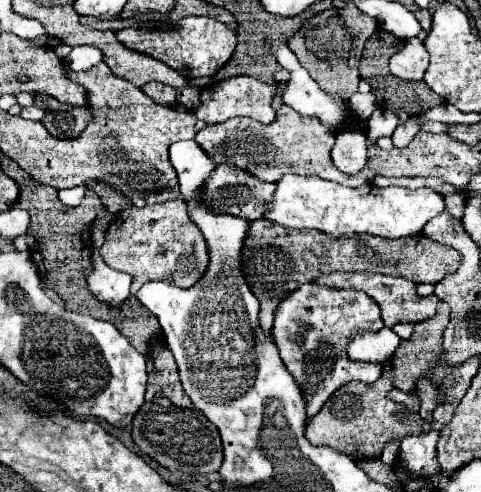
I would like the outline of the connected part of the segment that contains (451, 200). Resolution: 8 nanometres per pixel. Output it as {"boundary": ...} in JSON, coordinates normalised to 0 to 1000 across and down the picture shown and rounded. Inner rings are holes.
{"boundary":[[[946,392],[946,396],[925,396],[925,421],[933,425],[933,433],[938,433],[942,441],[958,445],[958,441],[963,441],[963,425],[967,425],[967,404],[963,404],[954,392]]]}

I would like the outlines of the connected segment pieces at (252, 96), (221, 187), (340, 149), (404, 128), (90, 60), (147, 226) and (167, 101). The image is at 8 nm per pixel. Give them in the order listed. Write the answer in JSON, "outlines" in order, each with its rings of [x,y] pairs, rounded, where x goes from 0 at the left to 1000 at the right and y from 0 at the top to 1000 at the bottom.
{"outlines":[[[[480,157],[455,169],[439,169],[418,181],[418,226],[405,226],[405,238],[426,246],[430,254],[468,250],[480,238],[522,238],[538,250],[568,250],[572,222],[563,217],[572,193],[572,173],[555,173],[534,165],[530,157]]],[[[468,331],[468,335],[455,335],[451,348],[435,360],[435,372],[422,388],[422,413],[435,417],[443,429],[468,429],[468,433],[505,441],[514,449],[530,449],[530,445],[543,445],[559,425],[568,392],[572,392],[572,372],[551,372],[514,348],[480,331]]],[[[713,266],[688,307],[696,339],[721,356],[746,352],[763,331],[763,278],[755,266]]],[[[863,230],[854,242],[846,242],[846,250],[830,254],[830,258],[821,262],[821,270],[817,270],[817,295],[821,295],[821,299],[842,299],[842,295],[871,270],[871,262],[875,262],[875,254],[879,254],[879,242],[875,242],[871,234],[875,234],[875,230]]],[[[168,91],[148,100],[148,108],[135,116],[135,128],[143,140],[152,144],[181,144],[198,132],[206,132],[214,124],[214,112],[206,100],[185,96],[185,91]]],[[[380,404],[306,417],[297,425],[268,421],[243,433],[222,465],[206,518],[231,547],[268,555],[277,563],[277,600],[306,571],[343,571],[372,583],[397,583],[430,543],[426,486],[393,445]]],[[[306,169],[301,177],[293,177],[297,189],[306,189],[322,209],[339,213],[339,217],[356,217],[360,205],[364,205],[364,181],[356,181],[351,173],[339,173],[339,169]]]]}

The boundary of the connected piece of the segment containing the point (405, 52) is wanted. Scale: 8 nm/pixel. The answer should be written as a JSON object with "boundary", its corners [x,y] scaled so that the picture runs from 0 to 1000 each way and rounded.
{"boundary":[[[867,75],[850,79],[842,96],[813,116],[813,128],[809,128],[813,148],[821,157],[850,161],[850,165],[879,161],[888,132],[892,132],[892,108]]]}

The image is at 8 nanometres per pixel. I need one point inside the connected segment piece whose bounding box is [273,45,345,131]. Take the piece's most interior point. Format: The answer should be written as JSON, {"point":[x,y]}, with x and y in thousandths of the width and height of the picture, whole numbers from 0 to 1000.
{"point":[626,189]}

